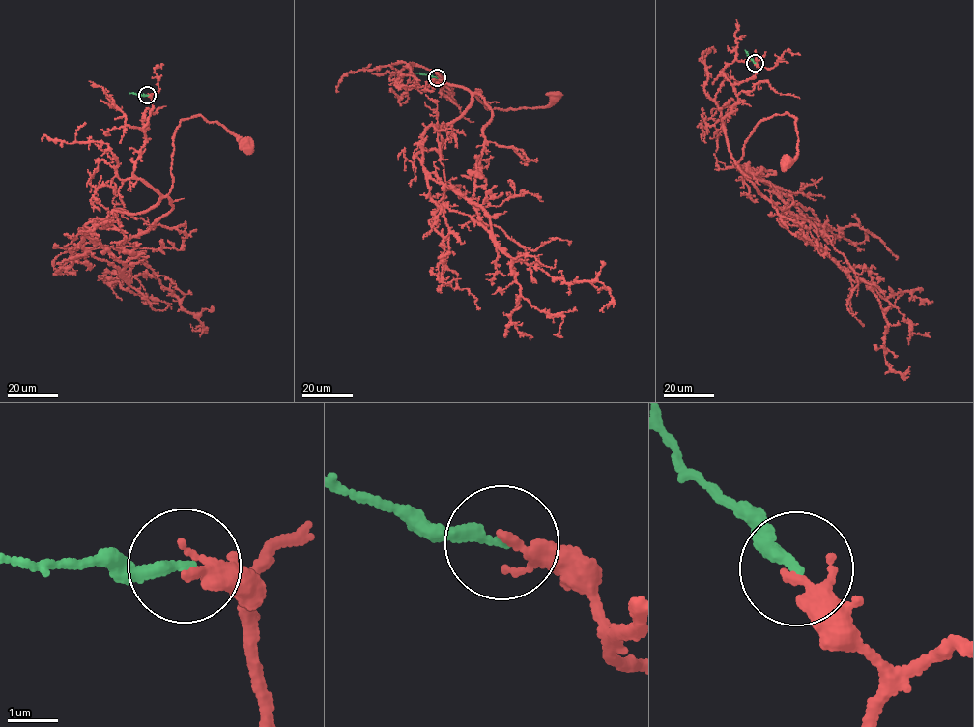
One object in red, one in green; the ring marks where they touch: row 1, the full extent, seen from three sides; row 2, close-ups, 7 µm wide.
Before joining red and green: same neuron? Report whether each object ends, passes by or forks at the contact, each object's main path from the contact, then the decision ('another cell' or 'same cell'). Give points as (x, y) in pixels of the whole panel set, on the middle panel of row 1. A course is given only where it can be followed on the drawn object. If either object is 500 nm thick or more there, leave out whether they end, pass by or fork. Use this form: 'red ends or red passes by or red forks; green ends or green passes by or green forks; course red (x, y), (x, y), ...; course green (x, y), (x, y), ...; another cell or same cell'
red passes by; green ends; course red (437, 77), (444, 80), (435, 70), (442, 80), (435, 82), (480, 89), (487, 108), (543, 107), (555, 95); course green (437, 77), (415, 72); another cell

